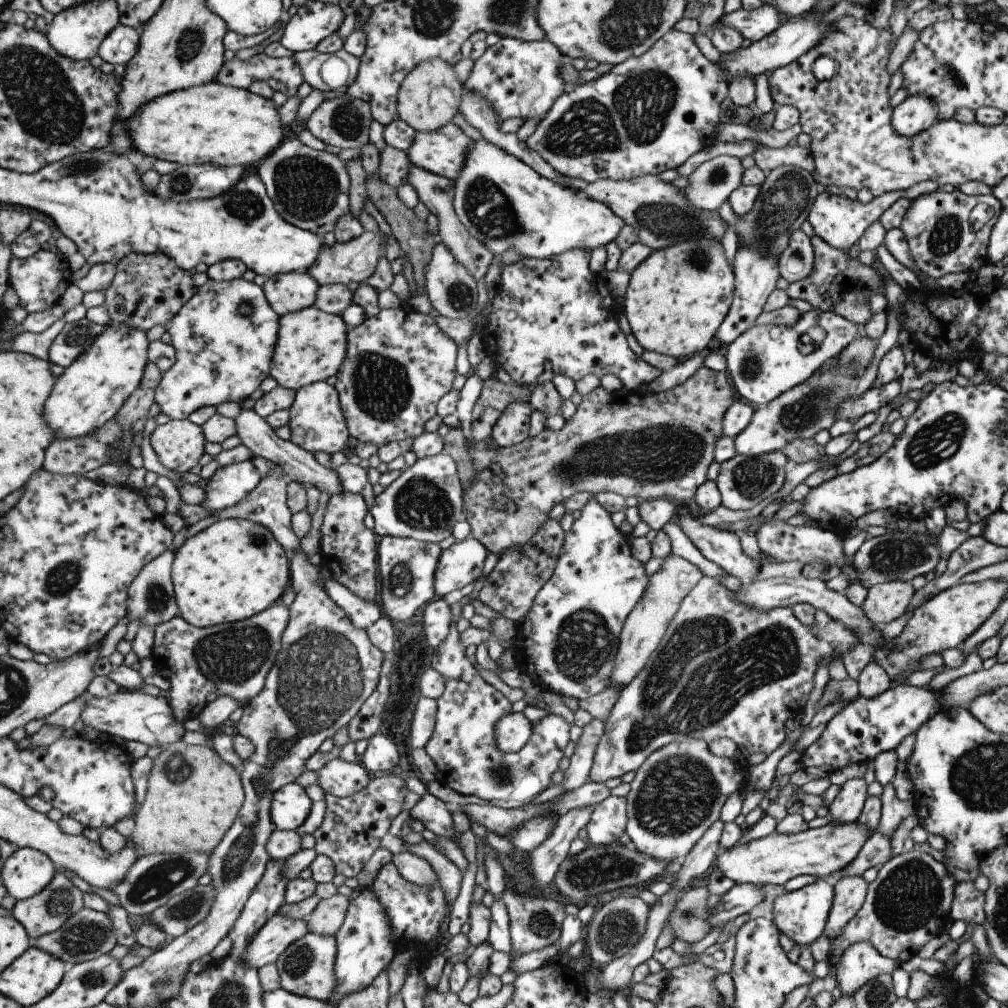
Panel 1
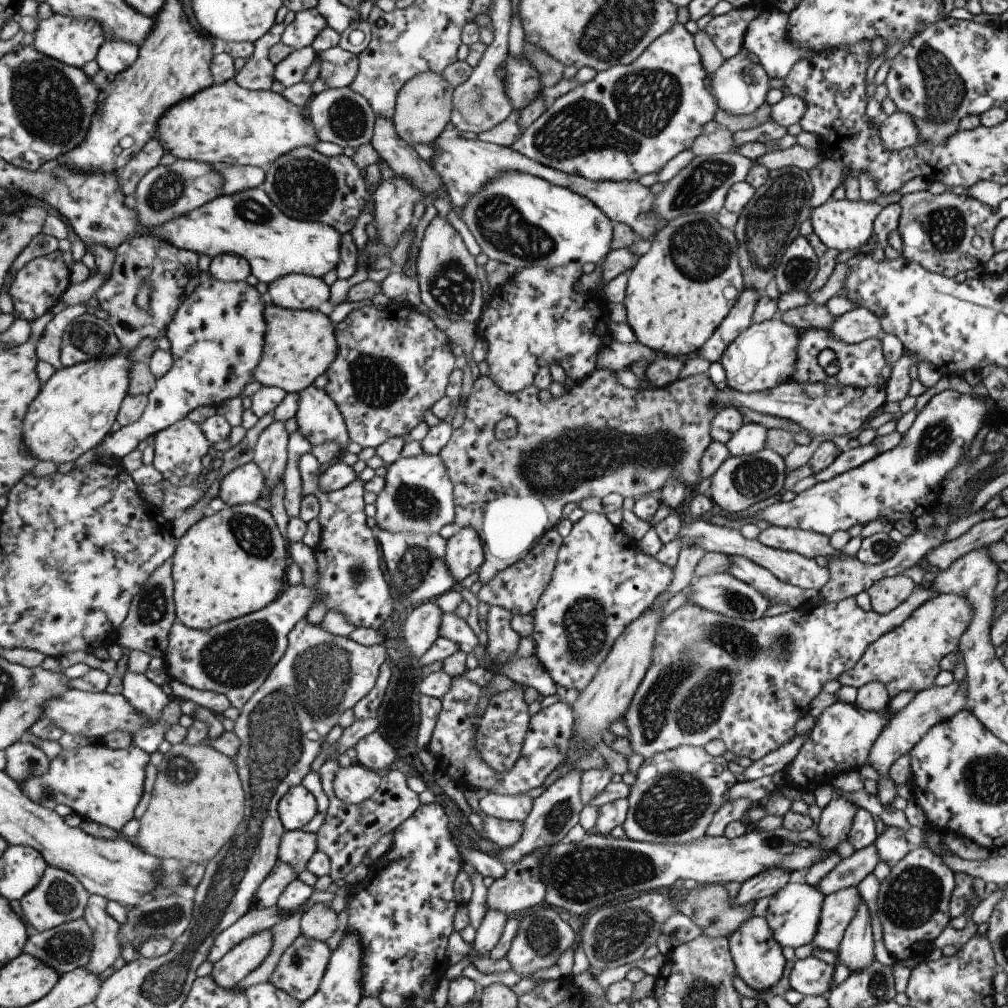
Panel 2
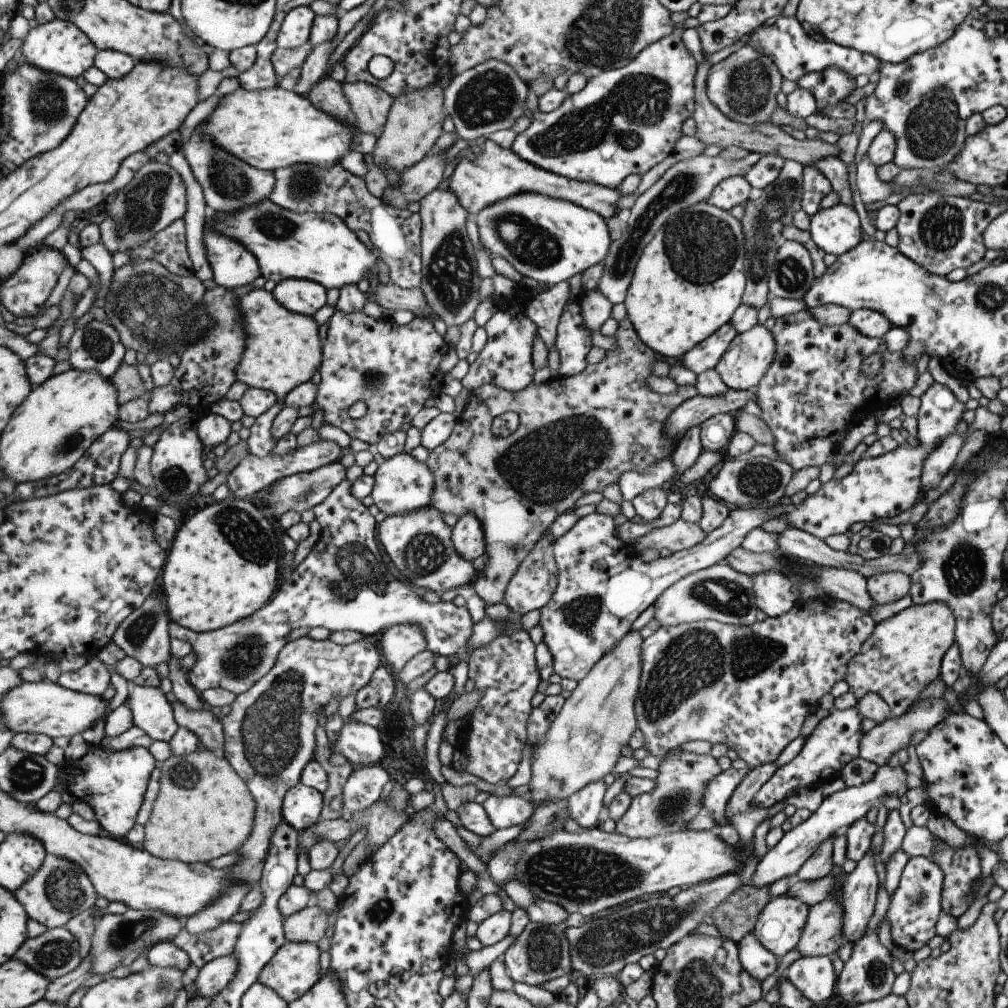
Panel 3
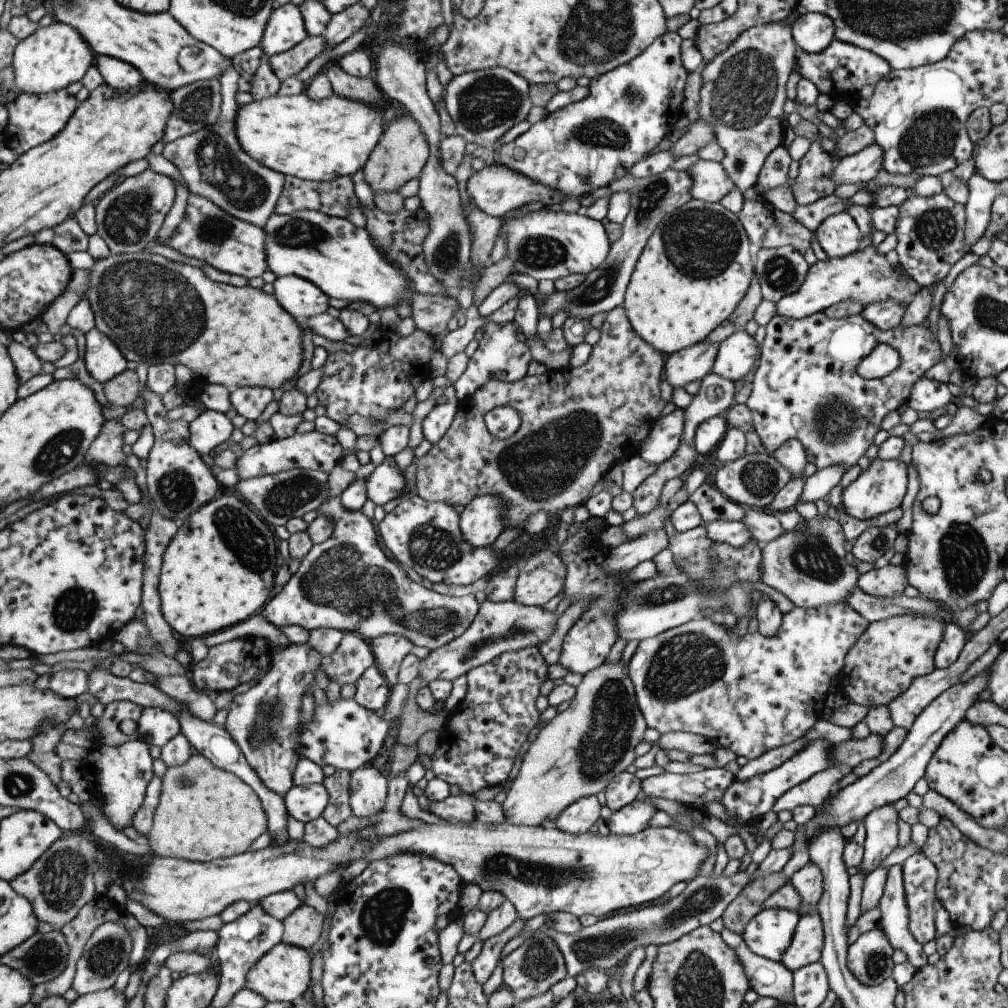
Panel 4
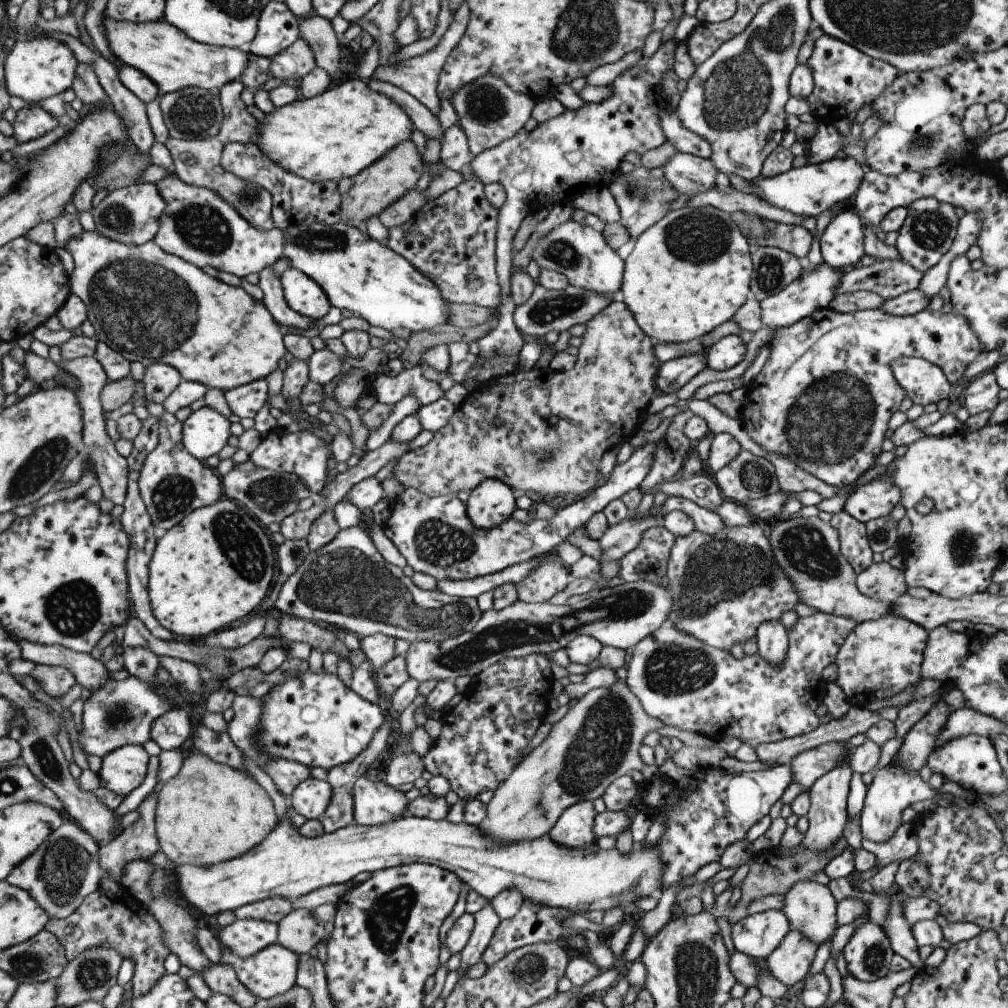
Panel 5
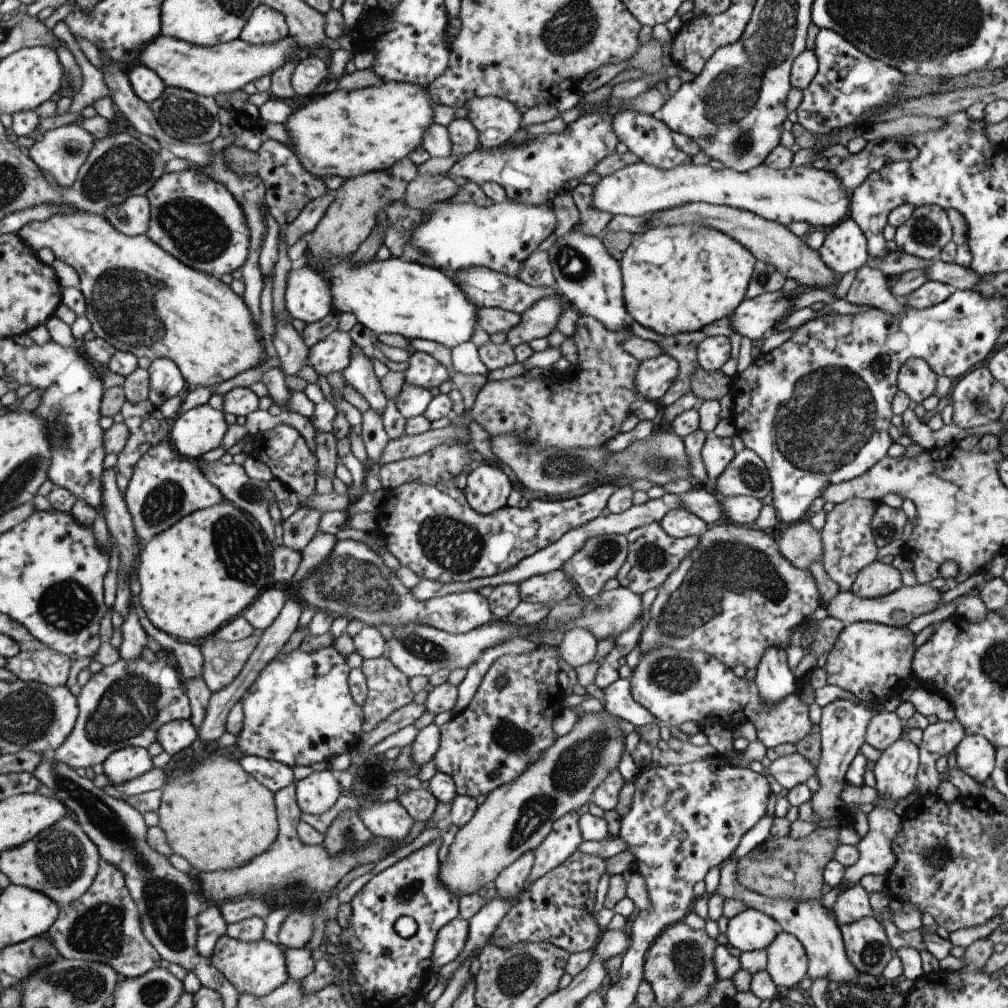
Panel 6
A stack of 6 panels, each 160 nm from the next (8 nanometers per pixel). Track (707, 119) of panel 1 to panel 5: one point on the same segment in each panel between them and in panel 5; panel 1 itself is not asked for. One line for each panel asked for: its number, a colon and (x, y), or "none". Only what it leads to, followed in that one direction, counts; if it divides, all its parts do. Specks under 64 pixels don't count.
2: (629, 120)
3: (624, 121)
4: (586, 145)
5: (580, 150)

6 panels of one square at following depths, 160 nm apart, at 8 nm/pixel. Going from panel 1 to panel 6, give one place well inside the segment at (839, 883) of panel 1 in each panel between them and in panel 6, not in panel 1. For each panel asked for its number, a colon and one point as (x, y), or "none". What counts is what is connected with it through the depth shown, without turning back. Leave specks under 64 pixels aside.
2: (837, 910)
3: (821, 935)
4: (805, 946)
5: (789, 962)
6: (786, 964)

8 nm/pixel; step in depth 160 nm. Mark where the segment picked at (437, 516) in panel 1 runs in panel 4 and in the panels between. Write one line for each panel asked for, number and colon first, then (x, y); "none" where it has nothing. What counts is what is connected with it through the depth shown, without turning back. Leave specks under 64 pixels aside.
2: (418, 496)
3: (403, 485)
4: (387, 482)

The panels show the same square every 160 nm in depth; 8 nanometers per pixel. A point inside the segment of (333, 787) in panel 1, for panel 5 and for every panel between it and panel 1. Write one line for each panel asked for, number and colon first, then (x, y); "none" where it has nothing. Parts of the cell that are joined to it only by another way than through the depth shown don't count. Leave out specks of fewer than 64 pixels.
2: (354, 785)
3: (364, 787)
4: (369, 789)
5: (375, 803)

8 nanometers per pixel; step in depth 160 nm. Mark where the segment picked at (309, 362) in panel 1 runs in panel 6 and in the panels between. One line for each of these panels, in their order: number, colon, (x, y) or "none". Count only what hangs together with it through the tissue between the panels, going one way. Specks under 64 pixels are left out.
2: (300, 345)
3: (284, 351)
4: (157, 311)
5: (151, 306)
6: (154, 305)

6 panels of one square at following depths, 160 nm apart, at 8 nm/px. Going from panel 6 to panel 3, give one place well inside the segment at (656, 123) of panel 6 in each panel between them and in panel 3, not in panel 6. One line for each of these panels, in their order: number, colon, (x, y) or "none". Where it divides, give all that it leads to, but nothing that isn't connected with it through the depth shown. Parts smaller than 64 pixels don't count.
3: (732, 191)
4: (710, 183)
5: (688, 174)

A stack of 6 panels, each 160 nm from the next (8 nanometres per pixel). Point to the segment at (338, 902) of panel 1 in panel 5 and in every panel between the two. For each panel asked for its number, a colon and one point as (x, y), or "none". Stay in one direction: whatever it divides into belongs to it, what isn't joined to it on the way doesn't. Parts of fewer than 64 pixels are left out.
2: (319, 922)
3: (310, 925)
4: (303, 928)
5: (301, 931)

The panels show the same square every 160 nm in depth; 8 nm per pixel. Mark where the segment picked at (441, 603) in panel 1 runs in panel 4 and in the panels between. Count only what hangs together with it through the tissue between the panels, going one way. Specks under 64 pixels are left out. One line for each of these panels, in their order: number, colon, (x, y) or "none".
2: (421, 628)
3: (402, 642)
4: (390, 650)

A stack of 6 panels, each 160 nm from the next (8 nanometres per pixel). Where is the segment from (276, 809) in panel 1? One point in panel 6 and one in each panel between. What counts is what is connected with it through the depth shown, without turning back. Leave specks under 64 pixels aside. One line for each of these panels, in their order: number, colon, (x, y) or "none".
2: (300, 806)
3: (303, 805)
4: (307, 802)
5: (311, 798)
6: (317, 793)

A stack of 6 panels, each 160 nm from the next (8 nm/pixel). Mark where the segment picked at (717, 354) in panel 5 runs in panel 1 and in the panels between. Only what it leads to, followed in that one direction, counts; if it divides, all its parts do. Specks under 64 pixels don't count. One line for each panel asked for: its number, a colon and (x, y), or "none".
1: (764, 362)
2: (762, 356)
3: (747, 357)
4: (736, 355)

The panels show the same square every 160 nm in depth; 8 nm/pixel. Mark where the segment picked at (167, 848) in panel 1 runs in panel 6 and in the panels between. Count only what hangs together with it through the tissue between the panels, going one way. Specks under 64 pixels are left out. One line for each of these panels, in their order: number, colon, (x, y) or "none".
2: (198, 803)
3: (204, 809)
4: (205, 813)
5: (210, 813)
6: (218, 816)

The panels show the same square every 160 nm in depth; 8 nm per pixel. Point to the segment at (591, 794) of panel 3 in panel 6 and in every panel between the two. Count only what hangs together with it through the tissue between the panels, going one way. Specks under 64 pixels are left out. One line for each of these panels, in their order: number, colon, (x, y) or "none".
4: (581, 816)
5: (574, 829)
6: (564, 839)

